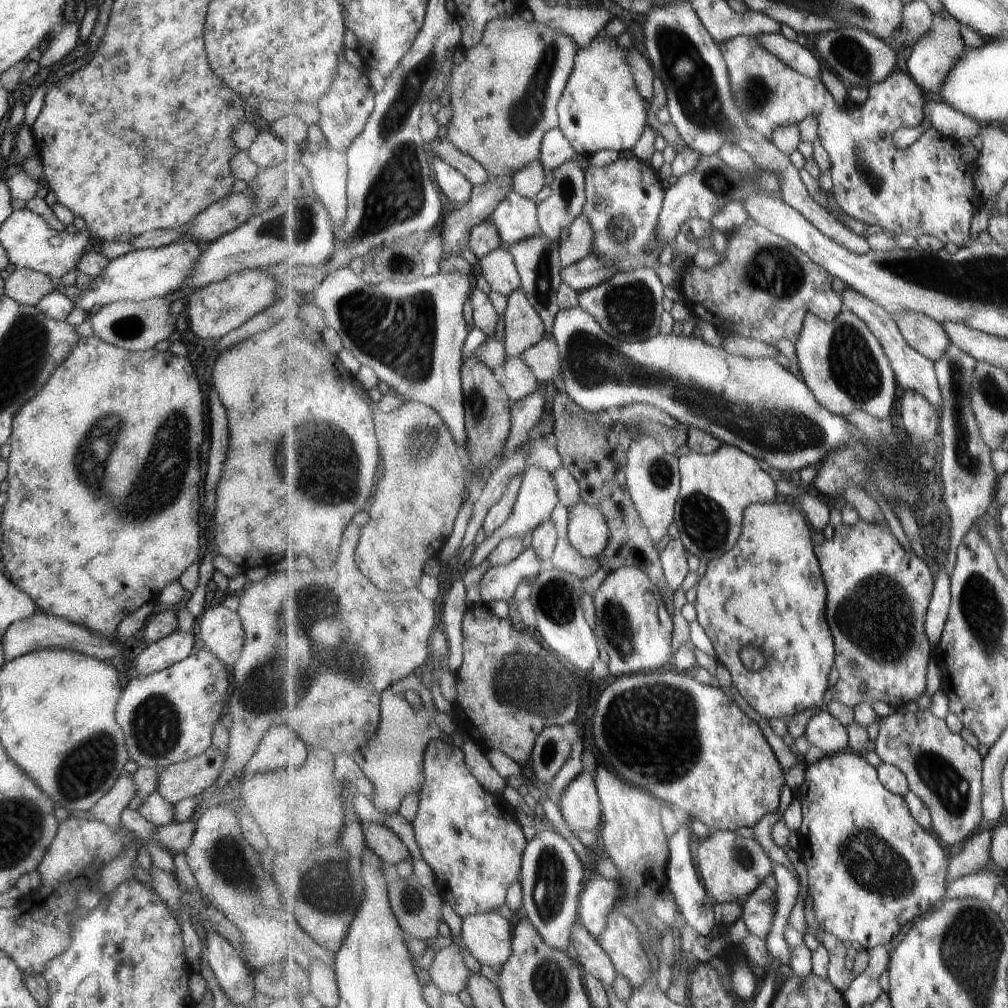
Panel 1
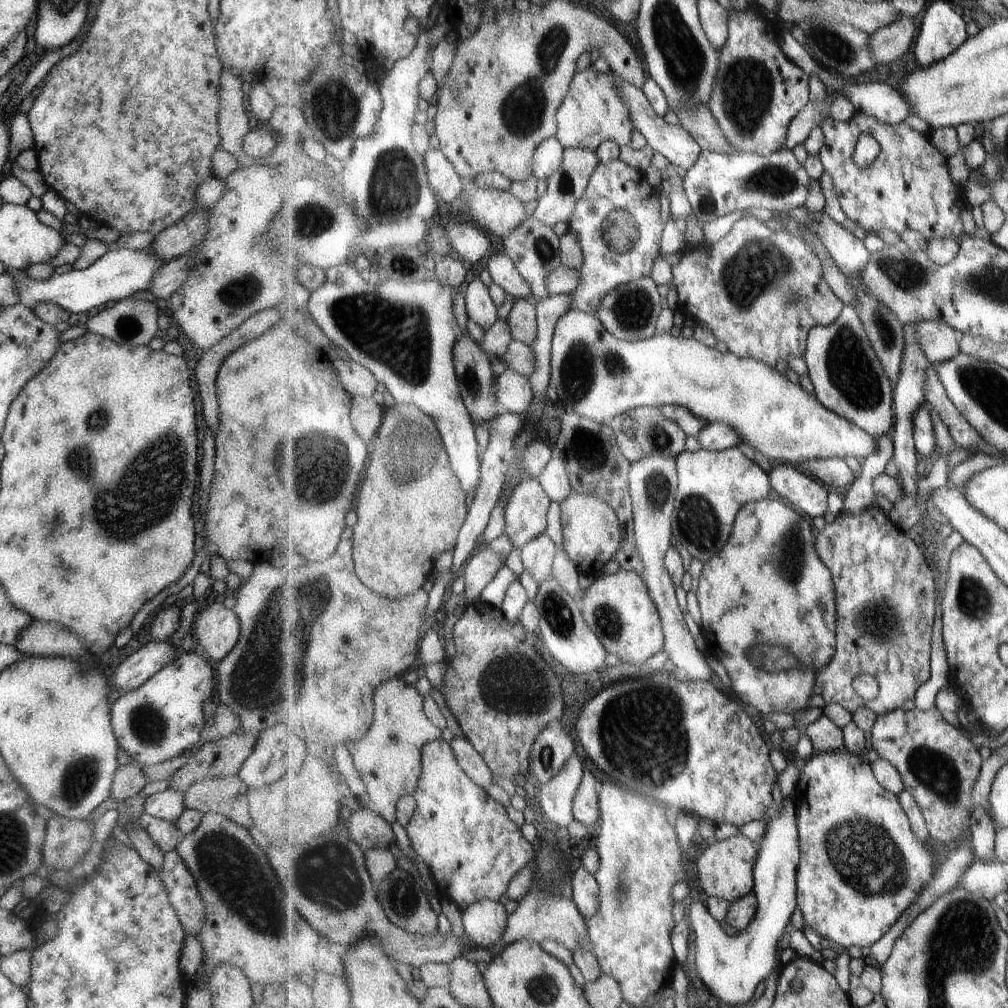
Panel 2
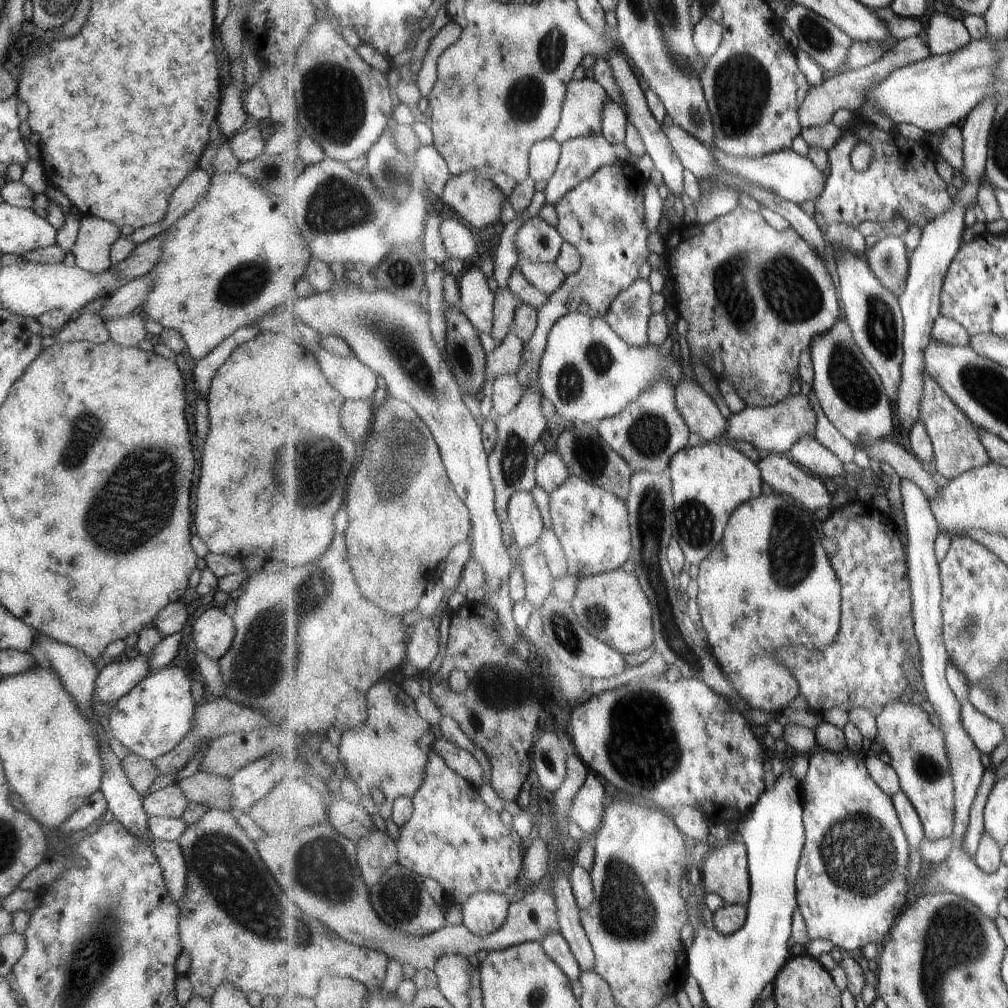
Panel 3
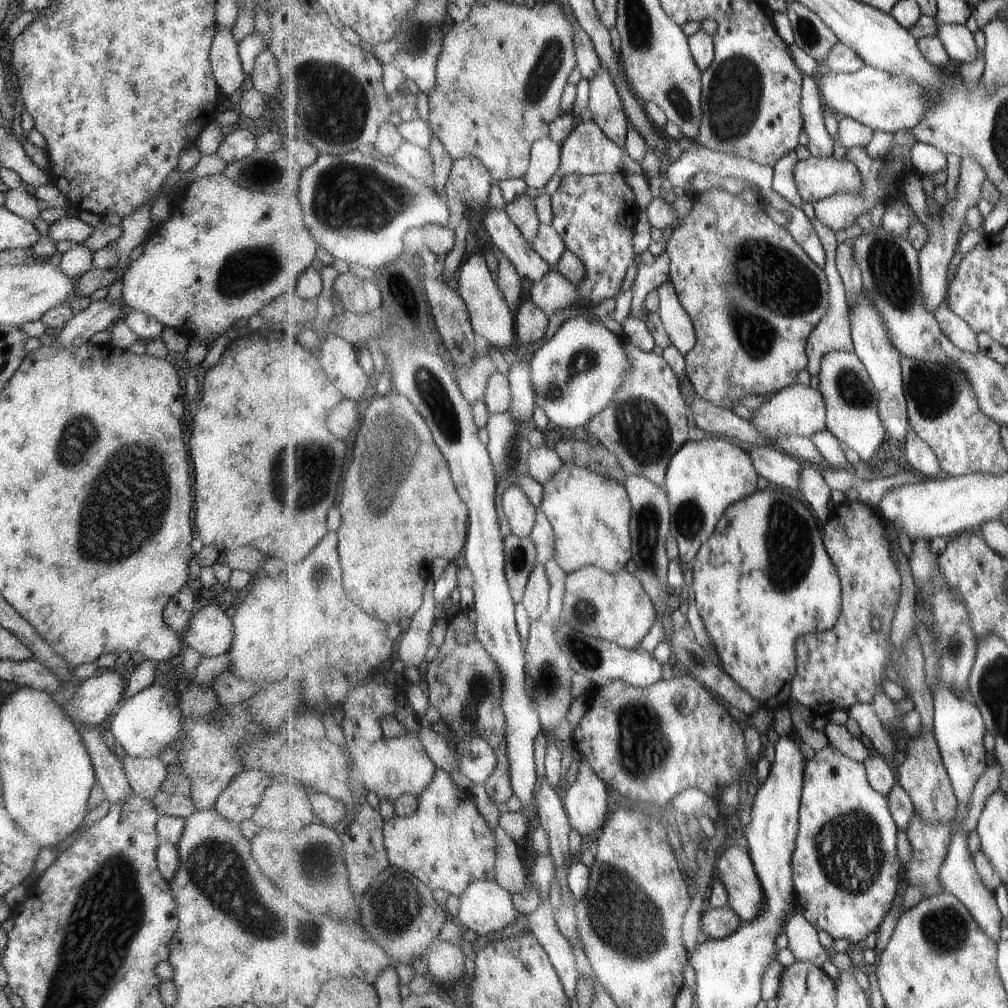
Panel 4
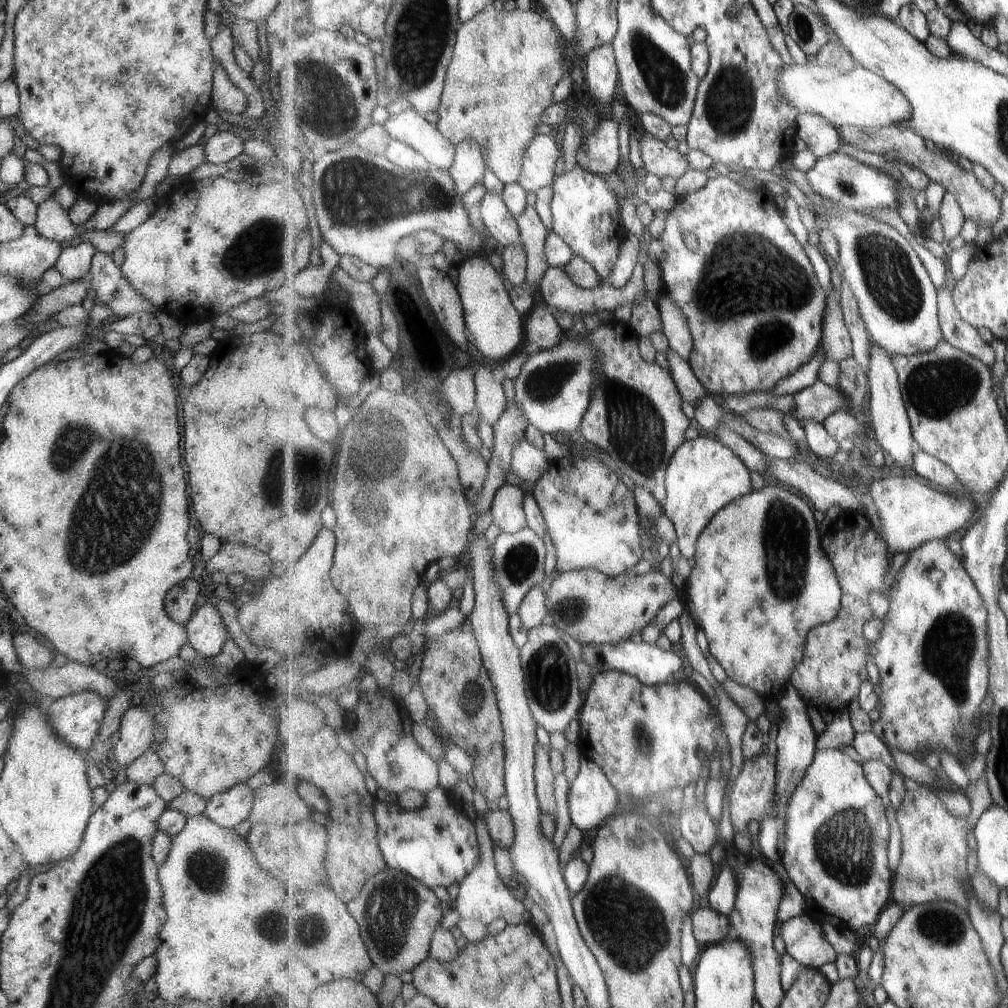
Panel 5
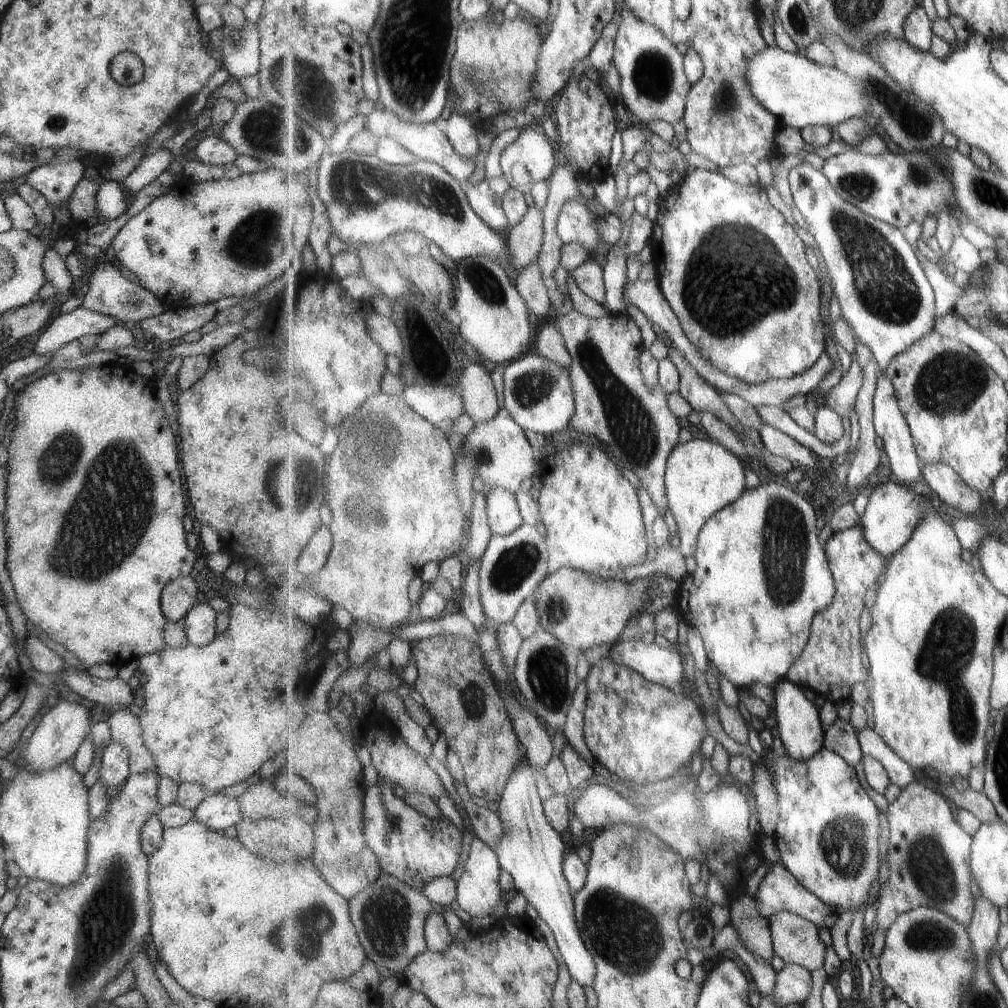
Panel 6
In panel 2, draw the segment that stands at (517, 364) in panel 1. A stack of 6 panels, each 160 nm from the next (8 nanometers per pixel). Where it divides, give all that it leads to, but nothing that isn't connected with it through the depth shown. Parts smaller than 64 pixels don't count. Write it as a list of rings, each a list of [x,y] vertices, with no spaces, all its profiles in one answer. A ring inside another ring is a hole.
[[[506,368],[502,374],[496,378],[497,415],[505,414],[523,414],[530,410],[535,396],[533,396],[533,388],[529,378],[522,376]]]

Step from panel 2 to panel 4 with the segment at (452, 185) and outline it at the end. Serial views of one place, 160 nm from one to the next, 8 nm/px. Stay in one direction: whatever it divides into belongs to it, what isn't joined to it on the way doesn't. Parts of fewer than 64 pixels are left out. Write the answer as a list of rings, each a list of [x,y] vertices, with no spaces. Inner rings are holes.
[[[408,141],[401,144],[399,151],[395,154],[395,162],[419,180],[427,180],[434,174],[434,161],[431,154],[425,148]]]

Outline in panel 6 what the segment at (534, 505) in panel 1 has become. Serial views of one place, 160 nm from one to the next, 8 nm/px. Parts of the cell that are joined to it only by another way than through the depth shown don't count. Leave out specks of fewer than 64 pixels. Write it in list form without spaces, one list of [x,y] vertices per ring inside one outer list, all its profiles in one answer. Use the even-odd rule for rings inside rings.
[[[495,487],[487,495],[488,523],[493,535],[509,536],[525,524],[513,491]]]

